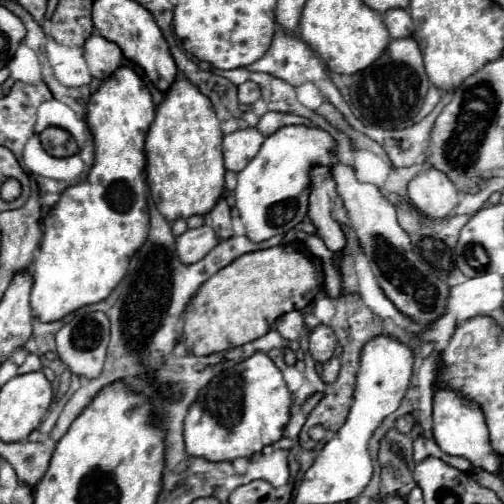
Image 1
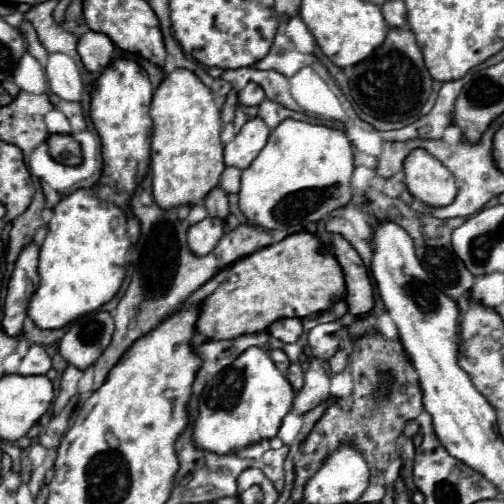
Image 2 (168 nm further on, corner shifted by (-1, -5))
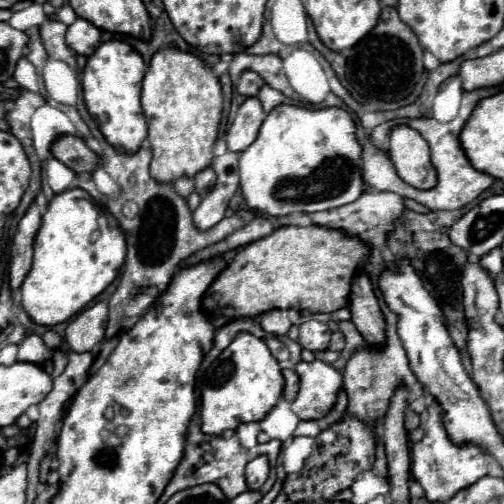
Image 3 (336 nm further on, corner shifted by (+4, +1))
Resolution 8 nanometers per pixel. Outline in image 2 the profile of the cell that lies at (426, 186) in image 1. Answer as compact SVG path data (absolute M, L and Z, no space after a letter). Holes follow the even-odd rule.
M414 150L404 160L404 184L408 192L432 208L444 208L458 194L452 172L426 150Z

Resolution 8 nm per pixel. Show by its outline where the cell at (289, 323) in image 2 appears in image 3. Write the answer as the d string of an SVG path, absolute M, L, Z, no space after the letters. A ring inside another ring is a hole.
M269 310L259 316L259 324L267 334L273 334L273 336L285 336L291 326L287 310Z

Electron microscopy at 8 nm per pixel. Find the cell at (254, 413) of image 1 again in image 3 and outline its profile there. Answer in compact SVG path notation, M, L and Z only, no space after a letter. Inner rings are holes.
M249 332L237 334L237 338L219 354L219 358L205 372L205 382L203 382L203 390L201 390L201 422L203 422L201 428L203 428L203 432L219 436L225 430L235 430L241 422L253 422L253 420L265 418L265 414L281 398L283 386L285 386L285 380L283 380L281 368L279 368L277 360L271 356L265 340L261 340Z

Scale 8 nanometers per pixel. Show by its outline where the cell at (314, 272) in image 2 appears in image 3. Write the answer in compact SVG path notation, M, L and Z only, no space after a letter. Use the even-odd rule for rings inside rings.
M283 226L247 244L209 286L203 308L225 318L253 318L273 308L335 312L349 304L351 282L371 248L343 230L325 226Z

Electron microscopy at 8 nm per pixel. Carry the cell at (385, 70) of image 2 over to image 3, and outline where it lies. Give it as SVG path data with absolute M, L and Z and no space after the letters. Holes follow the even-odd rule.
M385 6L377 26L347 54L347 80L363 98L401 100L409 96L423 74L423 48L415 32L399 20L395 8Z

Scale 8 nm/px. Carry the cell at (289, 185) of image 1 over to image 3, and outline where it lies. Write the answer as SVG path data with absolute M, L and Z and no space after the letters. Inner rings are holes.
M293 104L275 106L261 124L257 140L241 152L241 192L247 206L269 216L287 216L293 212L319 212L355 202L363 192L361 178L361 144L357 142L357 126L343 108L303 108Z

